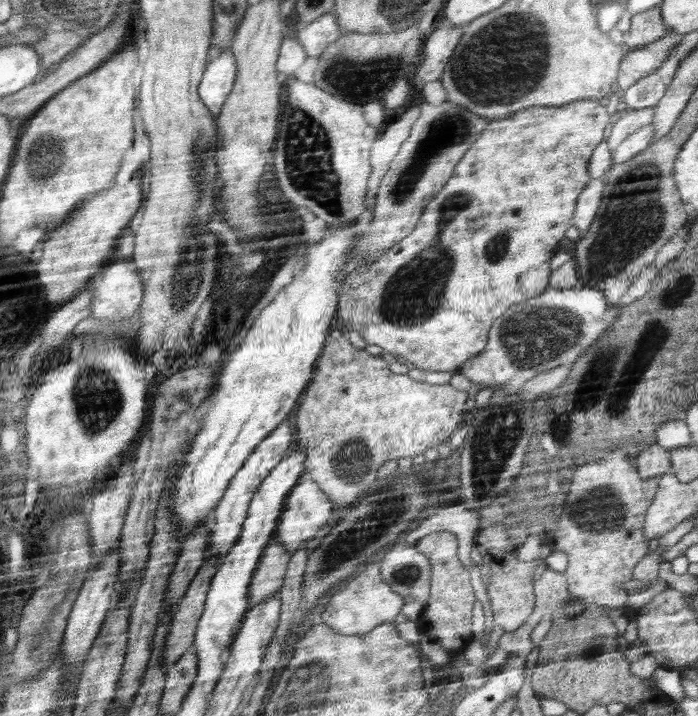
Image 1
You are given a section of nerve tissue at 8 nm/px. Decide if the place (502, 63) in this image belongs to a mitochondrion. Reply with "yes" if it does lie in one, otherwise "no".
yes

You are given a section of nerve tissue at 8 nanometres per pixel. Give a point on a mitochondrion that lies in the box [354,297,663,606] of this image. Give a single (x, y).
(529, 339)

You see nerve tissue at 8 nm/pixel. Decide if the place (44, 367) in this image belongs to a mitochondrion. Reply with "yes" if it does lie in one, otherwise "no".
no

